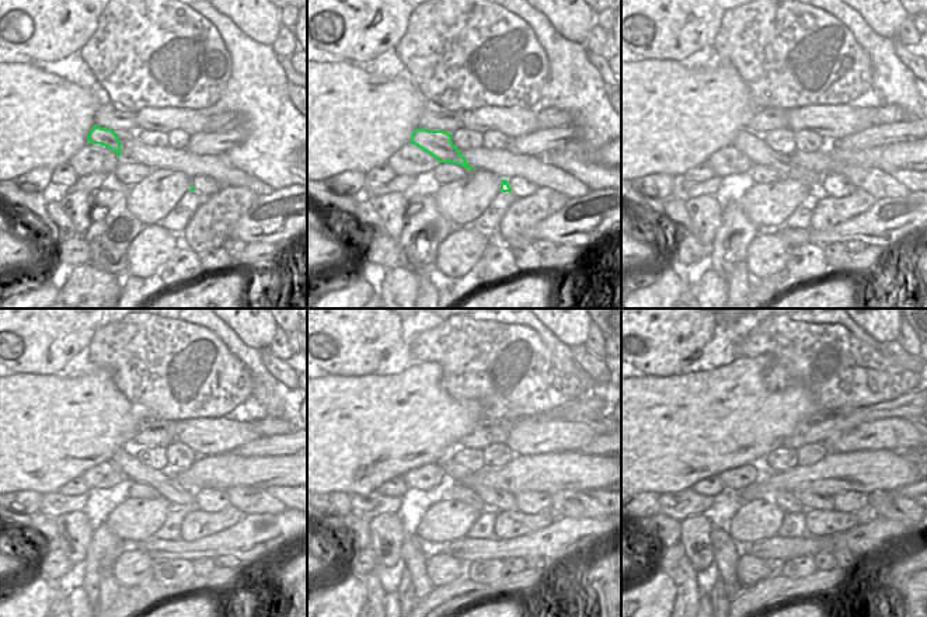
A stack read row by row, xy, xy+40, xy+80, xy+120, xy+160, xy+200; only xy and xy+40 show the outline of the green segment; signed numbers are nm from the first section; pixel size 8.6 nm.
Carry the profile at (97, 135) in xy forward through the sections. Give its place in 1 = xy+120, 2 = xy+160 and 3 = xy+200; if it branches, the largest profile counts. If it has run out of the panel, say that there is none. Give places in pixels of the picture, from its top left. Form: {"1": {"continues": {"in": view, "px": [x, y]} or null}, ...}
{"1": {"continues": {"in": "xy+120", "px": [163, 481]}}, "2": {"continues": {"in": "xy+160", "px": [498, 499]}}, "3": {"continues": {"in": "xy+200", "px": [811, 501]}}}

